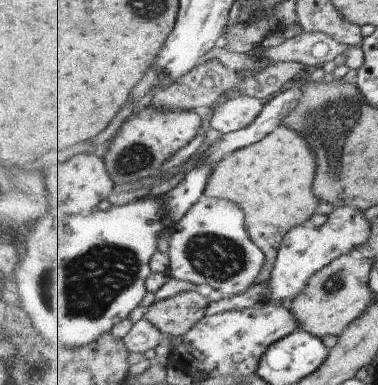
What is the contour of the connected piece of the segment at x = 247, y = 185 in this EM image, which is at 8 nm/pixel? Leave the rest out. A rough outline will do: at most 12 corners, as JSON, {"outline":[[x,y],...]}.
{"outline":[[281,125],[218,162],[204,194],[246,212],[267,256],[309,223],[319,160]]}

